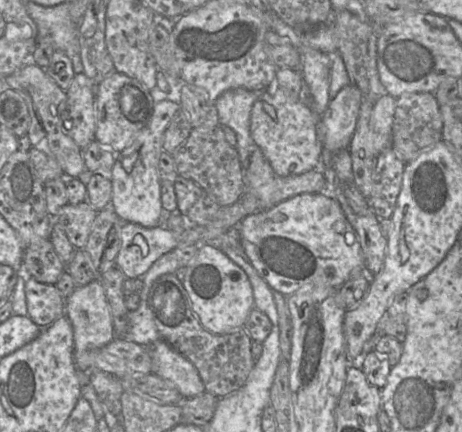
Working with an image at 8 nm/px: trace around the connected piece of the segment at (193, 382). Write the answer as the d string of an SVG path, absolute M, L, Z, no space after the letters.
M164 339L147 347L152 359L152 373L173 382L183 397L193 397L205 392L204 383L195 366Z

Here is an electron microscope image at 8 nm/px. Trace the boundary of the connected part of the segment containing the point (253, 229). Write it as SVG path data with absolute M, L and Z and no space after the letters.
M302 193L272 208L247 215L238 225L244 254L269 287L288 297L305 285L338 289L355 274L366 272L361 246L339 202L322 193Z

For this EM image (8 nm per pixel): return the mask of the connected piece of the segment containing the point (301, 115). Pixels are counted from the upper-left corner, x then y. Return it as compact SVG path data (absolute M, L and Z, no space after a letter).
M269 85L259 93L250 111L250 135L279 177L300 175L319 167L322 143L318 136L320 118L299 97L277 85Z

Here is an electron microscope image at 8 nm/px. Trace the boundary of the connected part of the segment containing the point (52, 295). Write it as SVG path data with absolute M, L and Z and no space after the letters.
M29 279L25 282L28 317L40 327L48 327L66 315L65 297L55 285Z

